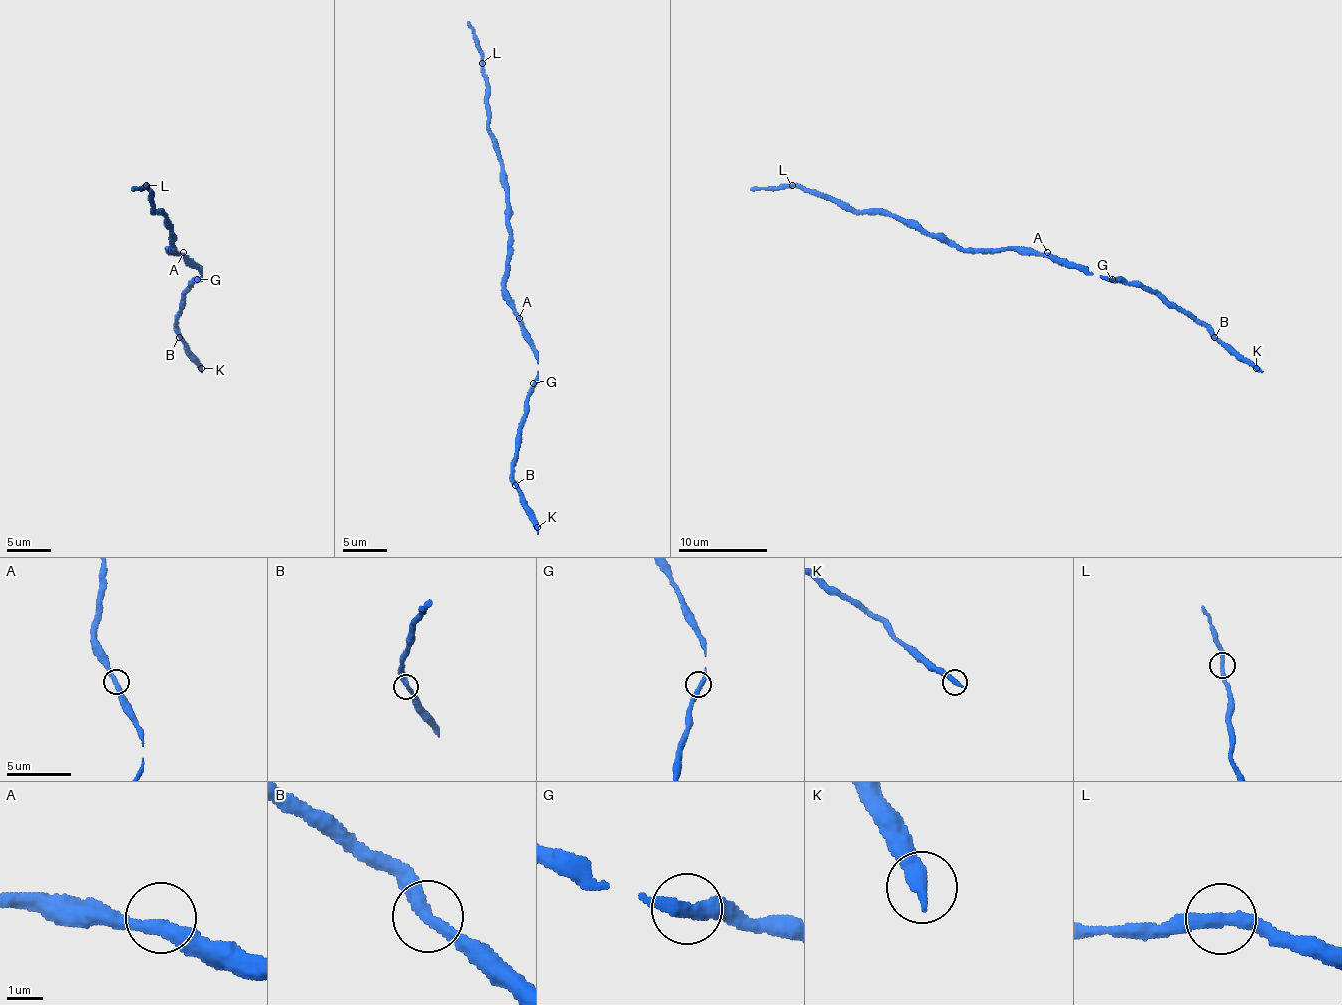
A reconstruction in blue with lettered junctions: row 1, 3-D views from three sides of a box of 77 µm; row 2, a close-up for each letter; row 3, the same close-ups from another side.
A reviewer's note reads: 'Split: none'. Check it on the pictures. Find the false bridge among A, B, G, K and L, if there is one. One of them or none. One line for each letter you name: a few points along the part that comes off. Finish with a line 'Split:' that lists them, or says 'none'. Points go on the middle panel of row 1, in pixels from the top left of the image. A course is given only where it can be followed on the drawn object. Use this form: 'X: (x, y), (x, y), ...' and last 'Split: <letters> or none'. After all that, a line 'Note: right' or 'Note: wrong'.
Split: none
Note: right

